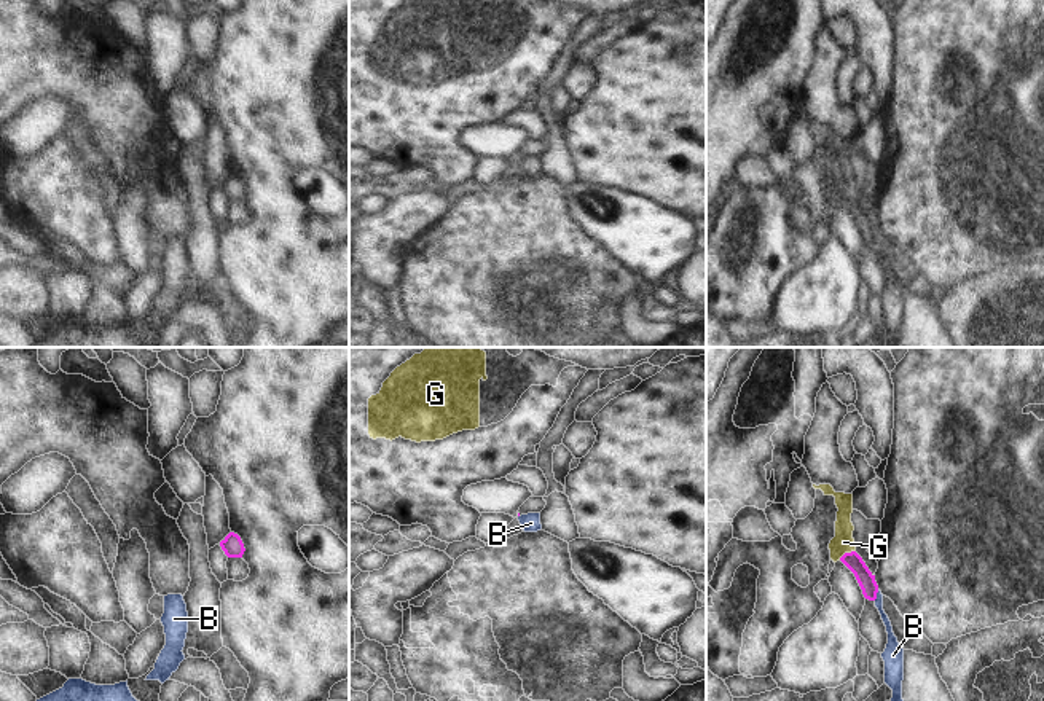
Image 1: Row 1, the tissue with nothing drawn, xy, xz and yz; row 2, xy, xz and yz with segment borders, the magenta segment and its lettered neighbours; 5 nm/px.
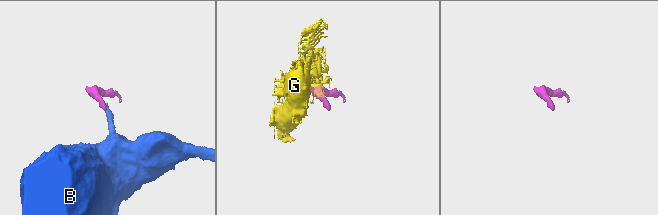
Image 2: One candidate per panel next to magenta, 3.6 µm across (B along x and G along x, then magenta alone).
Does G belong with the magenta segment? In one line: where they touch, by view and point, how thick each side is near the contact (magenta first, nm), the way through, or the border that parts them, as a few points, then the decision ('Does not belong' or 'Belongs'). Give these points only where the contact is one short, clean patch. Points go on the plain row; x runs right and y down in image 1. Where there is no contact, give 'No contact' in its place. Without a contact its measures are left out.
Touches magenta at yz (847, 196). Thickness 90 nm (magenta) against 110 nm. Boundary: yz (855, 193), (847, 195), (839, 203). Does not belong

